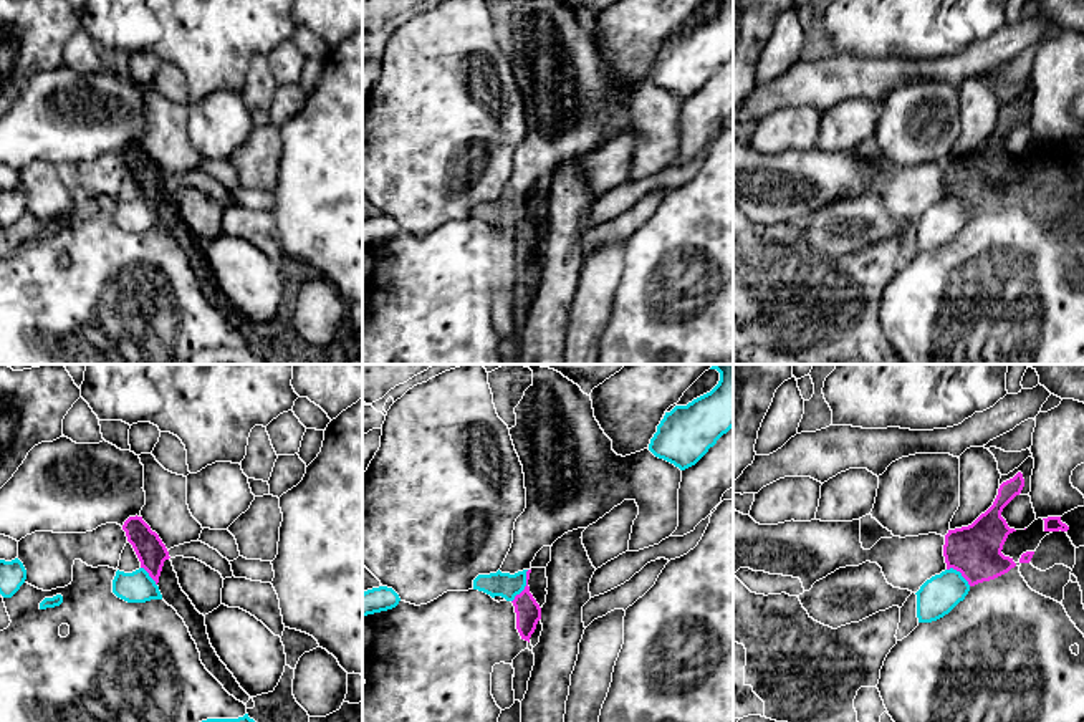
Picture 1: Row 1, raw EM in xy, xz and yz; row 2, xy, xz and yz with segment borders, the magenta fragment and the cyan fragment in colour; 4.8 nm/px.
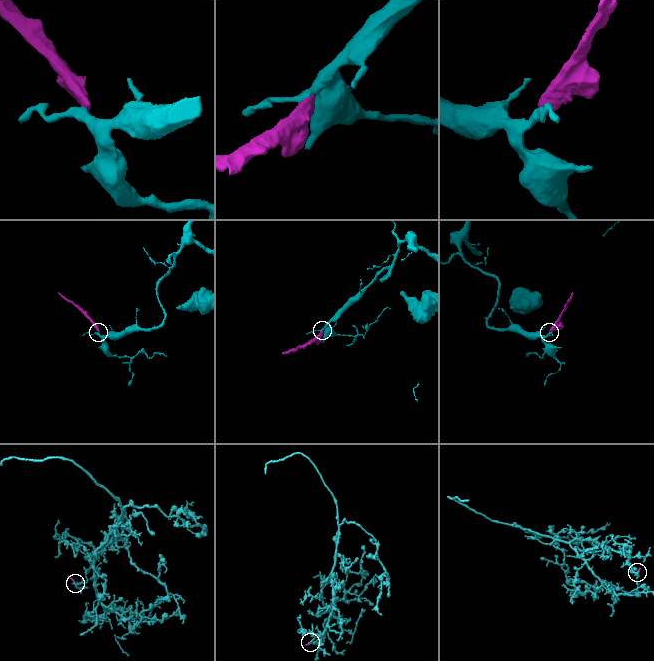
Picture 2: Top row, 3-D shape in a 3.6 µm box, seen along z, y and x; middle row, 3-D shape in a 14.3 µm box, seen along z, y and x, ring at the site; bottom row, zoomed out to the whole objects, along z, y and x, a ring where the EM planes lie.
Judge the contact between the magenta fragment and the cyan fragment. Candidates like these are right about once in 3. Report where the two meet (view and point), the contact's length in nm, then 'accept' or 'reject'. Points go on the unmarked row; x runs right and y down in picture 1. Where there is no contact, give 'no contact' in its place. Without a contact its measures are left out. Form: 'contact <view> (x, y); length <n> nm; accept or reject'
contact xz (525, 216); length 180 nm; reject

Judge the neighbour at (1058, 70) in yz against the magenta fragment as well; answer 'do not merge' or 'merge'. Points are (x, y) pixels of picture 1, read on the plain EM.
do not merge

